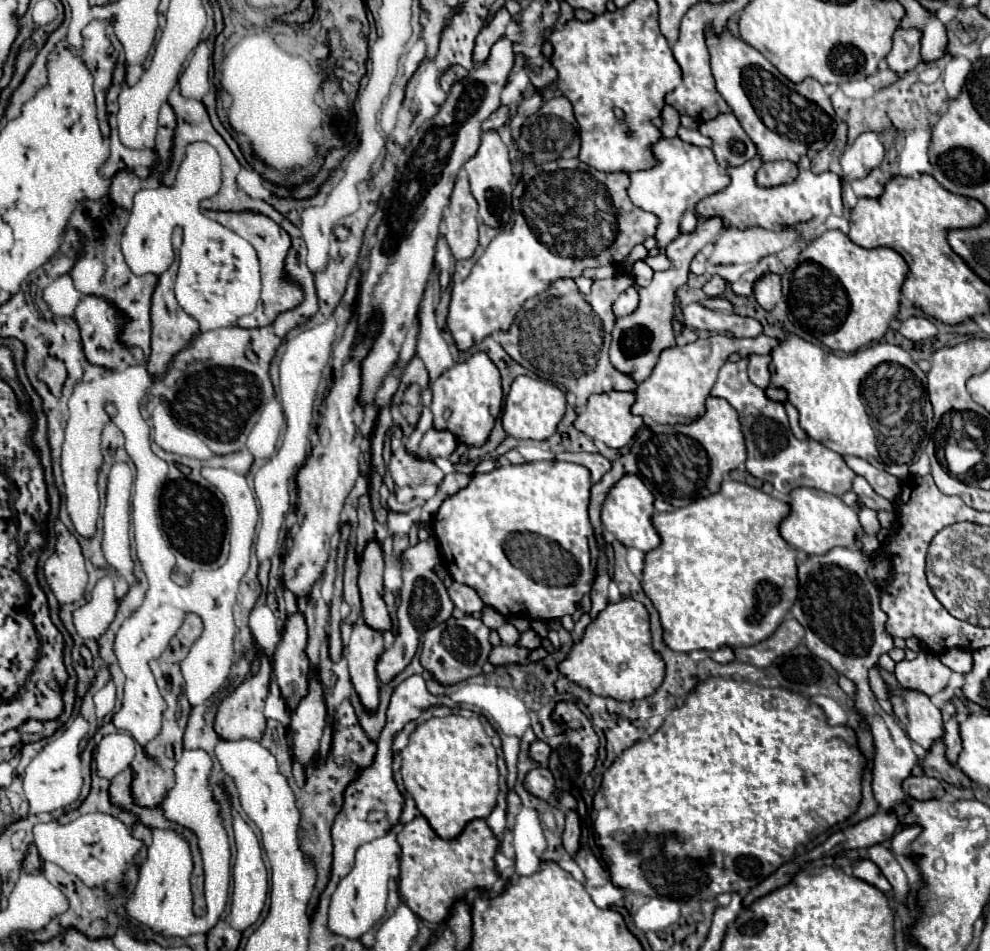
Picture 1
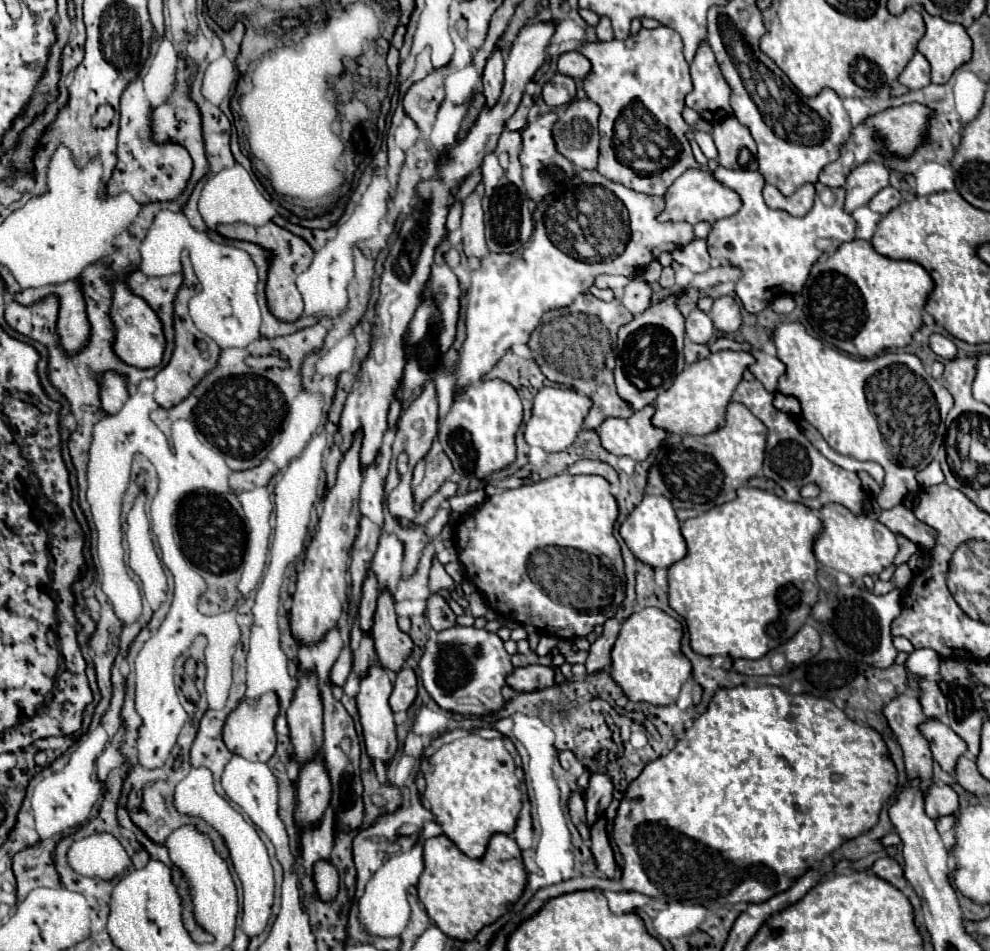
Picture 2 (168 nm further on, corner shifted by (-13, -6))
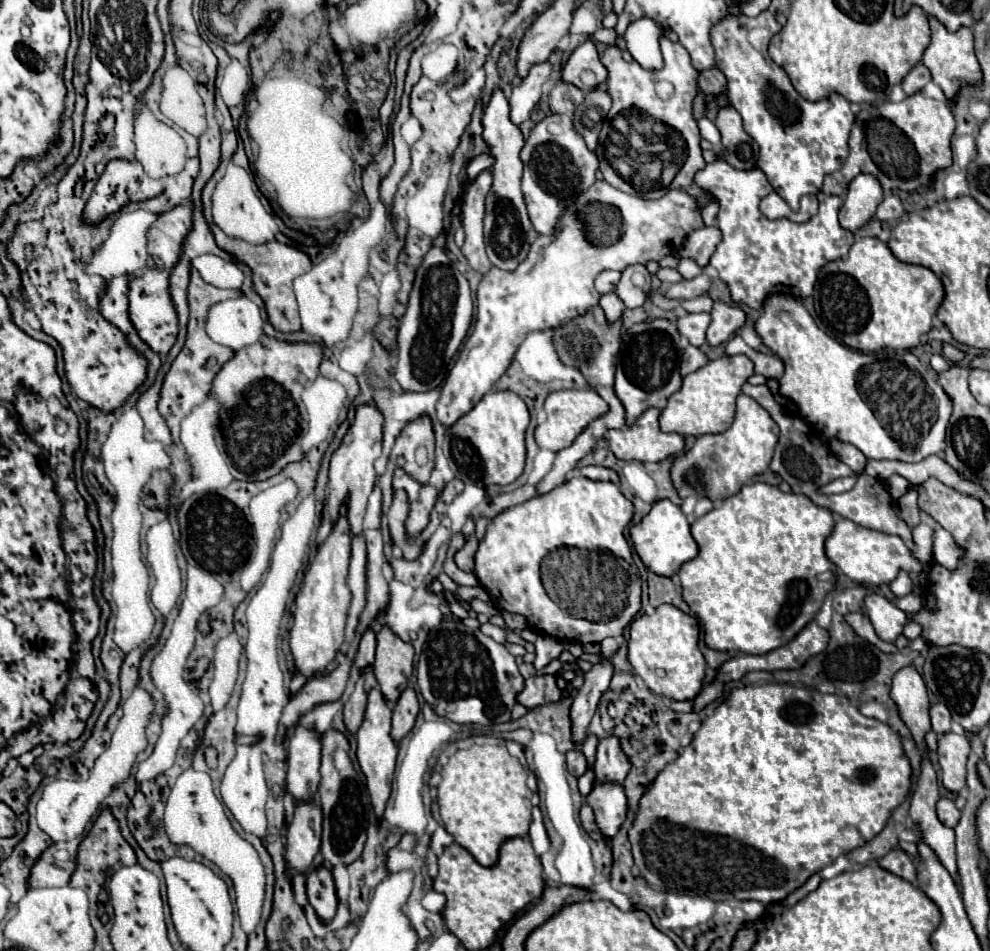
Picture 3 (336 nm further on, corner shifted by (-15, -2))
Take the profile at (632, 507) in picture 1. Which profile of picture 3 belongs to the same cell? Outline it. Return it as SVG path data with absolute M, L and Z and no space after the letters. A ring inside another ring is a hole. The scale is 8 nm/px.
M668 499L658 501L652 507L652 511L638 525L634 525L630 529L630 537L632 537L634 549L640 555L642 563L650 571L654 571L656 575L662 575L662 577L676 575L678 569L686 561L694 559L698 555L698 545L696 545L694 537L690 535L690 523L688 523L686 515L682 513L682 509L678 505L674 505Z

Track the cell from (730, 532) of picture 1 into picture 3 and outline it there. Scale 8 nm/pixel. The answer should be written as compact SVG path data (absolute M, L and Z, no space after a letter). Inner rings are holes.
M752 483L752 485L744 485L740 489L740 493L724 499L720 505L716 505L710 513L706 513L704 517L696 519L692 523L692 537L694 541L698 543L700 547L700 553L684 563L680 567L680 581L682 581L682 587L684 587L684 601L688 603L688 607L698 615L698 619L702 621L704 625L704 641L710 649L716 649L716 651L742 651L742 653L750 653L750 655L764 655L772 649L778 649L780 645L786 645L788 641L792 641L792 637L796 637L796 633L800 629L804 629L804 625L808 625L818 609L822 607L822 601L826 597L826 593L832 591L832 585L834 585L834 575L832 575L832 581L820 581L820 575L826 573L826 571L836 571L836 565L826 557L826 551L824 551L824 541L828 539L828 535L832 533L834 529L834 515L830 509L824 509L824 507L818 507L814 505L812 501L808 501L808 497L804 495L796 495L796 493L782 493L778 487L774 485L768 485L768 483Z

